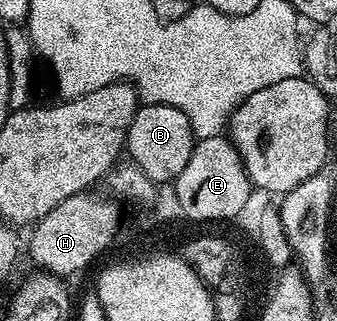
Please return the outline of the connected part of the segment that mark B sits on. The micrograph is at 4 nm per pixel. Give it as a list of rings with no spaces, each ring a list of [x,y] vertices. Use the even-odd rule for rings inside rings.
[[[147,103],[138,106],[131,121],[131,129],[125,138],[125,151],[136,167],[147,173],[151,182],[169,185],[179,177],[179,173],[183,173],[193,152],[194,142],[191,125],[187,117],[179,113],[179,109],[171,109],[171,105]]]

